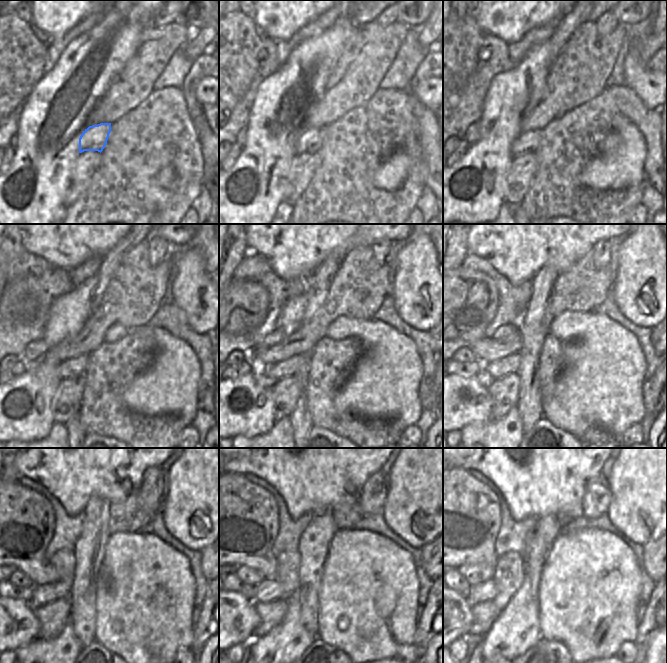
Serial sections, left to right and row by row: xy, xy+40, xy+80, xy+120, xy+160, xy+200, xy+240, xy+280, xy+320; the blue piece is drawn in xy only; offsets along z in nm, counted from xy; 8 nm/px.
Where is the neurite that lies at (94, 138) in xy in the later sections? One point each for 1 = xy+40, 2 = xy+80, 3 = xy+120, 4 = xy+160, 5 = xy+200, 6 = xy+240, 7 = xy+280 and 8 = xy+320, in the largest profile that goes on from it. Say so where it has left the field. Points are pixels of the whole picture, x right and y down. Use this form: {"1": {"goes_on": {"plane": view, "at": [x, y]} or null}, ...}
{"1": {"goes_on": {"plane": "xy+40", "at": [310, 141]}}, "2": {"goes_on": {"plane": "xy+80", "at": [528, 142]}}, "3": {"goes_on": {"plane": "xy+120", "at": [76, 367]}}, "4": {"goes_on": {"plane": "xy+160", "at": [298, 366]}}, "5": {"goes_on": {"plane": "xy+200", "at": [497, 369]}}, "6": {"goes_on": {"plane": "xy+240", "at": [42, 594]}}, "7": {"goes_on": {"plane": "xy+280", "at": [268, 590]}}, "8": {"goes_on": {"plane": "xy+320", "at": [486, 591]}}}

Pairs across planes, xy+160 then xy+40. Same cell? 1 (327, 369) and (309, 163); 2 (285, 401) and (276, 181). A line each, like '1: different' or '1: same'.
1: different
2: different

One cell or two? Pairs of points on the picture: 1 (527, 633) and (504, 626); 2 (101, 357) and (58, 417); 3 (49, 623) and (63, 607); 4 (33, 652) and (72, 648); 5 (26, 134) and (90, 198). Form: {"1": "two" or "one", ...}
{"1": "one", "2": "two", "3": "one", "4": "one", "5": "two"}

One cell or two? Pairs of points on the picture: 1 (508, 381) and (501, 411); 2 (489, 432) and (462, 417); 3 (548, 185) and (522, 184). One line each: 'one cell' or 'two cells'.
1: one cell
2: two cells
3: two cells

